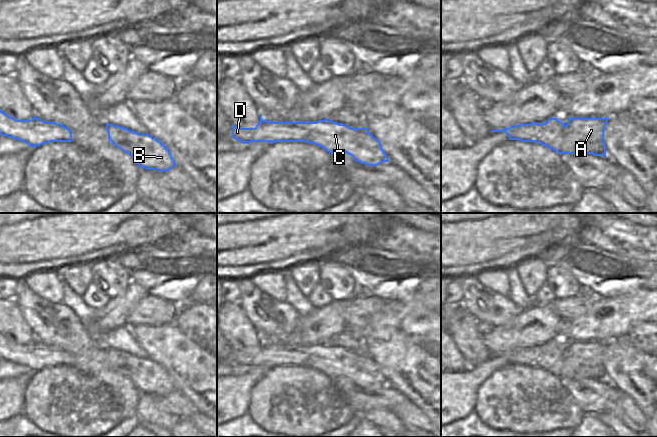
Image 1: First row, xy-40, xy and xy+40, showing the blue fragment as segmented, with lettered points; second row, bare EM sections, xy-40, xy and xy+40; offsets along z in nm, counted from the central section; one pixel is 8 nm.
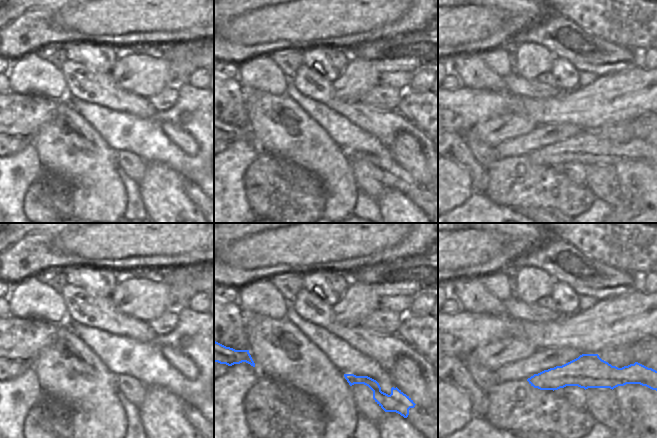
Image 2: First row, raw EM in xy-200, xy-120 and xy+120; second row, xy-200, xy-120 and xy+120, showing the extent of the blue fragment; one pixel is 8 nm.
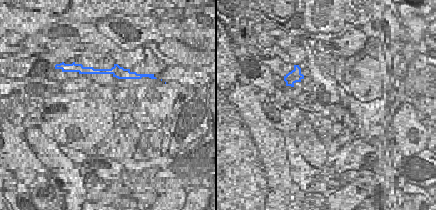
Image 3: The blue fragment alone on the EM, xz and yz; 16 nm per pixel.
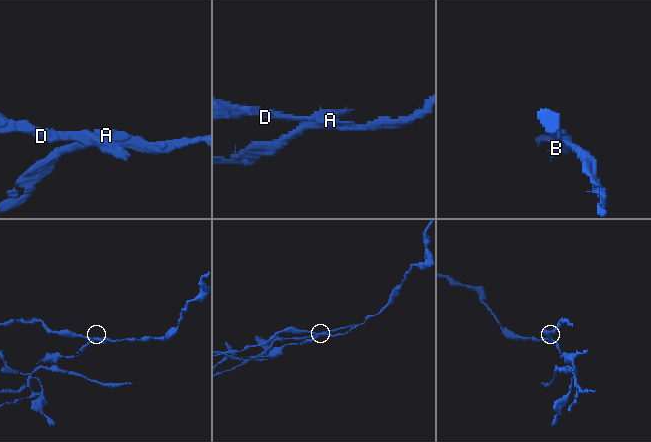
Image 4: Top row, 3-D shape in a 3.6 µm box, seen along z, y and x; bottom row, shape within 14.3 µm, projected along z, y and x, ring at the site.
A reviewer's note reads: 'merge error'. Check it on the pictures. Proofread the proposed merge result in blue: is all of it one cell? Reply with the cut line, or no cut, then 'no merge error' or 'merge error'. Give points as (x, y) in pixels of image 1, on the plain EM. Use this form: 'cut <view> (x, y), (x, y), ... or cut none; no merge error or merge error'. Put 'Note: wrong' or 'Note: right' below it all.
cut xy+40 (564, 350), (566, 354), (575, 355), (581, 361), (578, 377); merge error
Note: right

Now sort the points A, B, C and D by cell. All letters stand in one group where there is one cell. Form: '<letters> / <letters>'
A / B C D

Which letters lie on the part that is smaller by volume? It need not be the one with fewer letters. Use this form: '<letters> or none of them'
B, C, D

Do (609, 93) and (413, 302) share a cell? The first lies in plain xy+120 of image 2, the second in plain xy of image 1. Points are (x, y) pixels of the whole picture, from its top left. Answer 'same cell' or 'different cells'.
same cell

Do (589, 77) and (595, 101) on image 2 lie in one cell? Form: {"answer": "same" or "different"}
{"answer": "different"}

